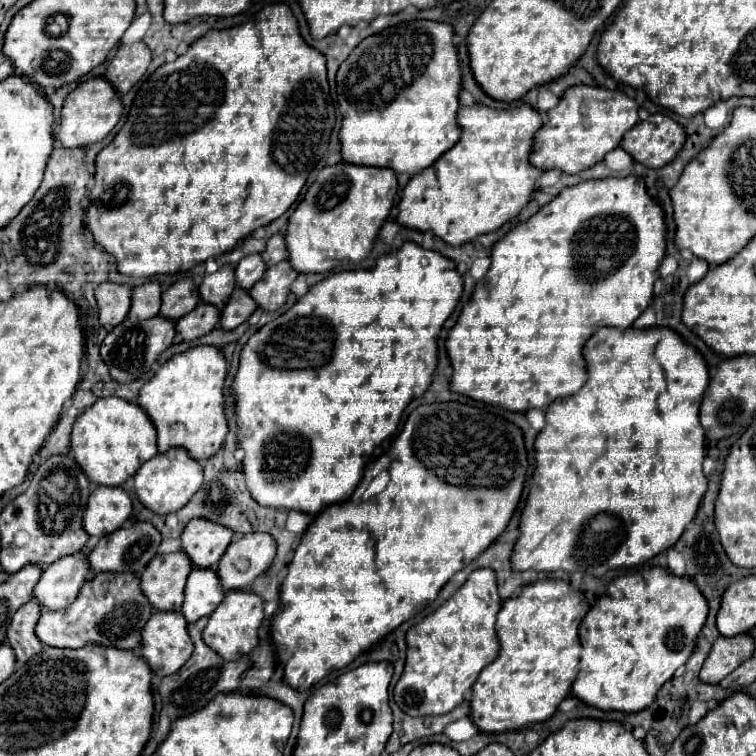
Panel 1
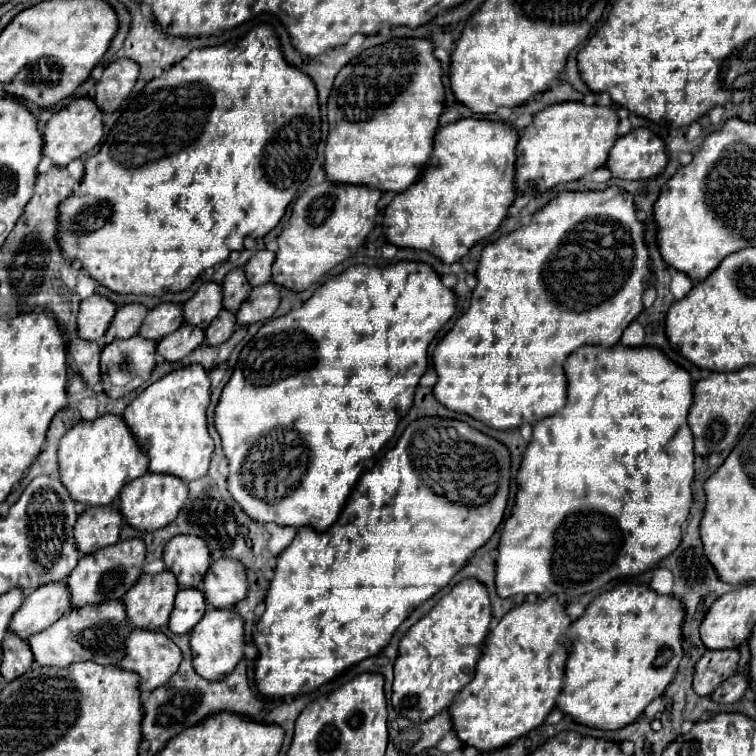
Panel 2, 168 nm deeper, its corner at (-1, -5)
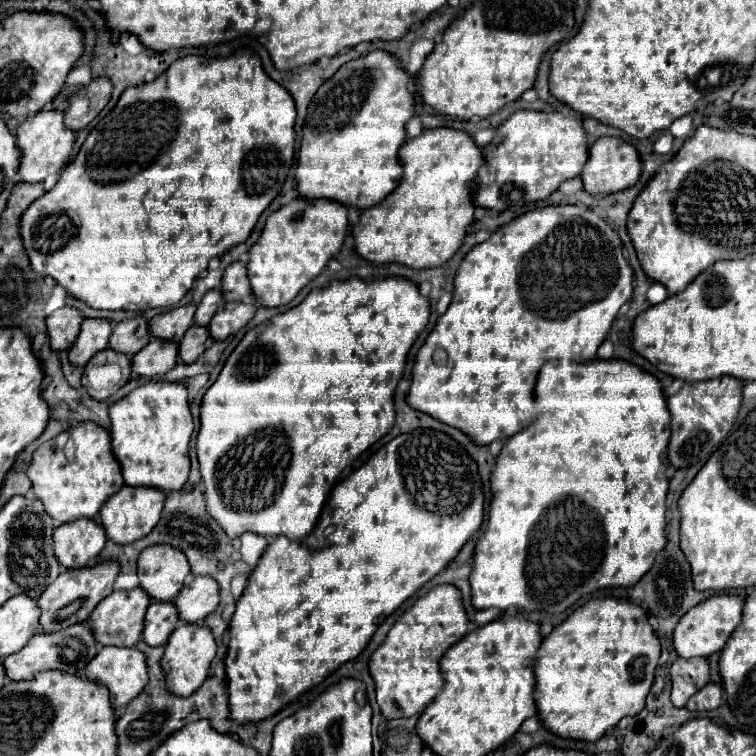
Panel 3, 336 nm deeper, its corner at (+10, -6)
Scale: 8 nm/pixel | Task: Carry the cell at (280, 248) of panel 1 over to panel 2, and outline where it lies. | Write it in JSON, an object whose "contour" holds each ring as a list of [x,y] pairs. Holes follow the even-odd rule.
{"contour":[[[258,251],[254,257],[244,265],[244,275],[252,287],[264,285],[270,281],[270,267],[274,263],[274,253],[272,251]]]}

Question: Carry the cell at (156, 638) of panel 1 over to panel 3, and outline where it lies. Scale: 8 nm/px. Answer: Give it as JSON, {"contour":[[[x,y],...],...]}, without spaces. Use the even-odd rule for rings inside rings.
{"contour":[[[103,646],[89,662],[85,676],[111,690],[113,708],[121,708],[149,684],[145,654],[135,646]]]}

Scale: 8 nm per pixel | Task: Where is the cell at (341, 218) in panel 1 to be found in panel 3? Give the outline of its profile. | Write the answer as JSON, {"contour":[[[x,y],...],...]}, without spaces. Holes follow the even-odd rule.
{"contour":[[[297,196],[267,218],[257,246],[249,252],[247,272],[253,294],[261,298],[263,306],[289,304],[299,290],[309,284],[327,262],[341,250],[347,236],[349,220],[347,206],[335,200],[313,200]]]}

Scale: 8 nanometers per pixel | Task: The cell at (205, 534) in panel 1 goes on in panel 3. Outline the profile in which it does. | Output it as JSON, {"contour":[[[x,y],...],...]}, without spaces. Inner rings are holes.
{"contour":[[[167,544],[145,548],[139,556],[137,568],[139,586],[145,588],[155,600],[173,600],[189,574],[185,554],[177,552],[177,548],[169,548]]]}

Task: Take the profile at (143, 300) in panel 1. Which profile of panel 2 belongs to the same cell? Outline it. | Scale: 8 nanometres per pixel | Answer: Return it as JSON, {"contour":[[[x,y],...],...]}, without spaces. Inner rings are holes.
{"contour":[[[144,305],[118,307],[104,335],[104,345],[116,339],[130,339],[132,335],[136,335],[136,331],[140,329],[140,323],[144,321],[144,315],[148,315],[148,309]]]}

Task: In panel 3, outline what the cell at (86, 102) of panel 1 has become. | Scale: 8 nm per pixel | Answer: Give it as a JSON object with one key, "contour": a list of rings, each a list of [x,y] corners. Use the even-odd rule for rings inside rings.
{"contour":[[[41,110],[35,116],[21,122],[17,128],[17,144],[21,148],[19,176],[23,182],[43,182],[49,174],[59,174],[65,170],[73,144],[75,132],[65,128],[65,112],[61,110]]]}

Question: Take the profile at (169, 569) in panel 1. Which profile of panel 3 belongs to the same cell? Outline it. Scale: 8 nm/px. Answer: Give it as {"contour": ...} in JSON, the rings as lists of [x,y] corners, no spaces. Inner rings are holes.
{"contour":[[[141,588],[111,592],[105,600],[101,600],[101,604],[97,604],[89,618],[89,626],[93,628],[97,642],[103,646],[135,646],[141,640],[141,632],[145,628],[145,608],[149,608],[149,604],[151,600],[145,592],[141,592]]]}

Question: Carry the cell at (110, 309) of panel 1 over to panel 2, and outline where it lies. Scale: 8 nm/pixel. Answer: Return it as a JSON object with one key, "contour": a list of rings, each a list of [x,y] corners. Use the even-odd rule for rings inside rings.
{"contour":[[[92,295],[80,303],[80,311],[76,317],[78,337],[86,341],[100,343],[104,339],[104,331],[116,313],[116,305],[102,295]]]}

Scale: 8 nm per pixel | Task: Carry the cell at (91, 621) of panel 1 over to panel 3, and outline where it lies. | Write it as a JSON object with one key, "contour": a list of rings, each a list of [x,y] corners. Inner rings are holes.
{"contour":[[[73,624],[69,628],[63,628],[61,632],[49,632],[49,634],[37,632],[35,636],[31,636],[29,644],[21,652],[7,656],[3,664],[11,680],[31,680],[37,672],[43,670],[63,670],[83,676],[89,660],[93,660],[93,656],[97,656],[101,648],[103,646],[99,646],[97,640],[93,638],[93,630],[89,624]]]}

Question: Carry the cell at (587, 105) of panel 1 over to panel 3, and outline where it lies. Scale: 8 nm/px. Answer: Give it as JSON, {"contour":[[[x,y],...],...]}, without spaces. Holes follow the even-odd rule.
{"contour":[[[517,110],[499,126],[499,134],[485,146],[487,162],[477,174],[475,204],[503,212],[545,200],[561,182],[581,174],[587,156],[589,144],[581,118],[563,116],[561,112]]]}

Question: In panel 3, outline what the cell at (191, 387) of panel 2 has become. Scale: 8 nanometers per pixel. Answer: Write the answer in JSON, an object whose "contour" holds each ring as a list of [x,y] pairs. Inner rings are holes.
{"contour":[[[147,382],[129,396],[109,406],[111,444],[121,464],[125,484],[179,490],[189,476],[189,442],[193,416],[187,402],[187,386],[181,382]]]}

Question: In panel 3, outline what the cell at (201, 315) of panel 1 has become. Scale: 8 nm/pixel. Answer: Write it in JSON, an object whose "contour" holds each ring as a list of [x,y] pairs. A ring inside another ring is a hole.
{"contour":[[[151,338],[151,342],[133,356],[133,372],[145,378],[161,376],[169,368],[177,364],[177,342],[173,340],[157,340]]]}

